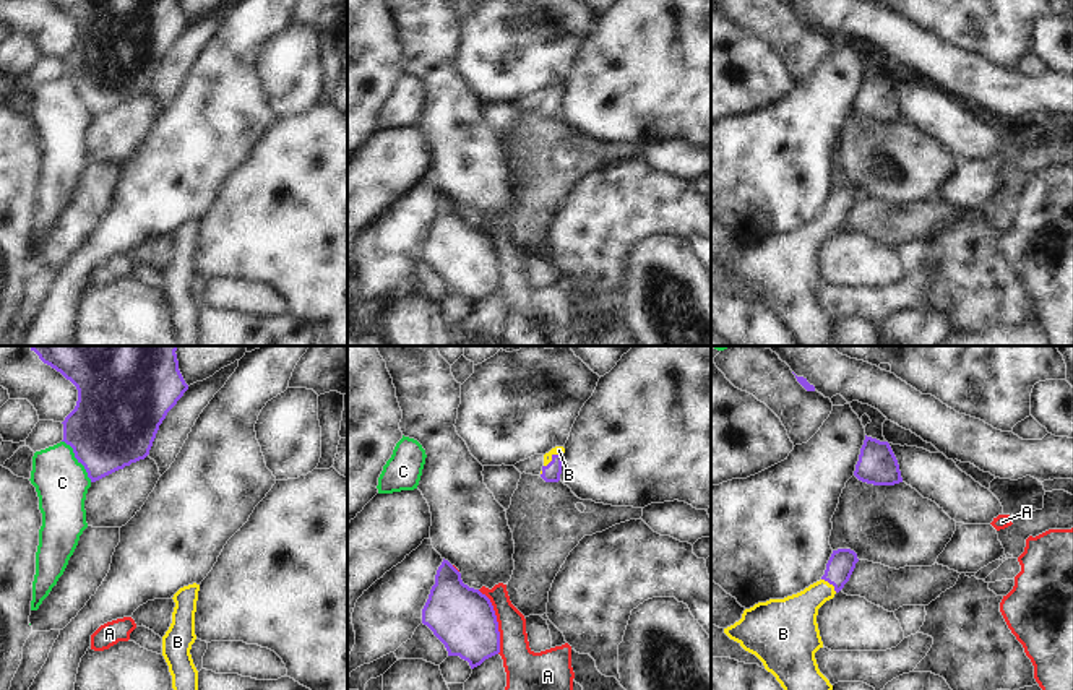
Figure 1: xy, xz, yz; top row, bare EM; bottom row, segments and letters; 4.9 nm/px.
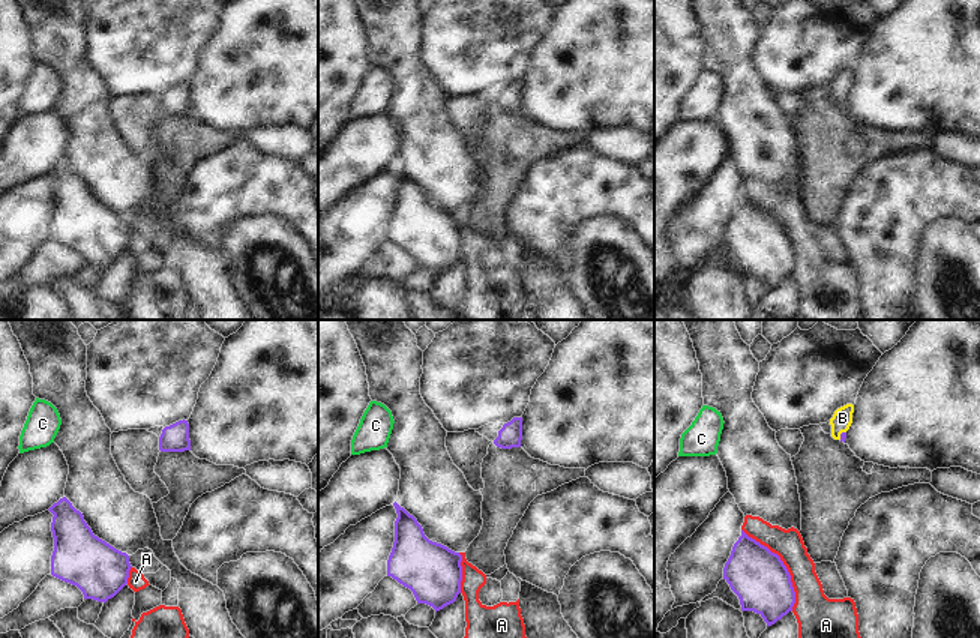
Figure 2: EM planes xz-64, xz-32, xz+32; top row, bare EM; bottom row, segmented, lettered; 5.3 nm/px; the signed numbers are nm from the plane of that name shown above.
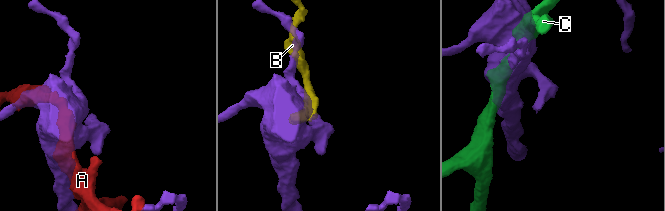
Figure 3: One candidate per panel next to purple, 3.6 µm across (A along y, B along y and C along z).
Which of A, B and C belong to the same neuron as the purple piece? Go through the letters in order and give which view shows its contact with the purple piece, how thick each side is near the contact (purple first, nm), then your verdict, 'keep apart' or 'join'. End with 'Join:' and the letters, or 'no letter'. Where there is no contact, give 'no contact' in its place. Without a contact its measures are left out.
A: contact in xz; calibres 320 and 170 nm; keep apart
B: contact in xz; calibres 90 and 50 nm; join
C: contact in xy; calibres 420 and 260 nm; keep apart
Join: B

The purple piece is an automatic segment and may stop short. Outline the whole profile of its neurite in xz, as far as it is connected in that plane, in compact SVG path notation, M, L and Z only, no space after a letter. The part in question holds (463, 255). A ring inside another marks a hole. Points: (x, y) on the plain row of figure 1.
M443 195L422 245L422 260L471 305L500 289L498 258L490 235L463 219L461 209Z

